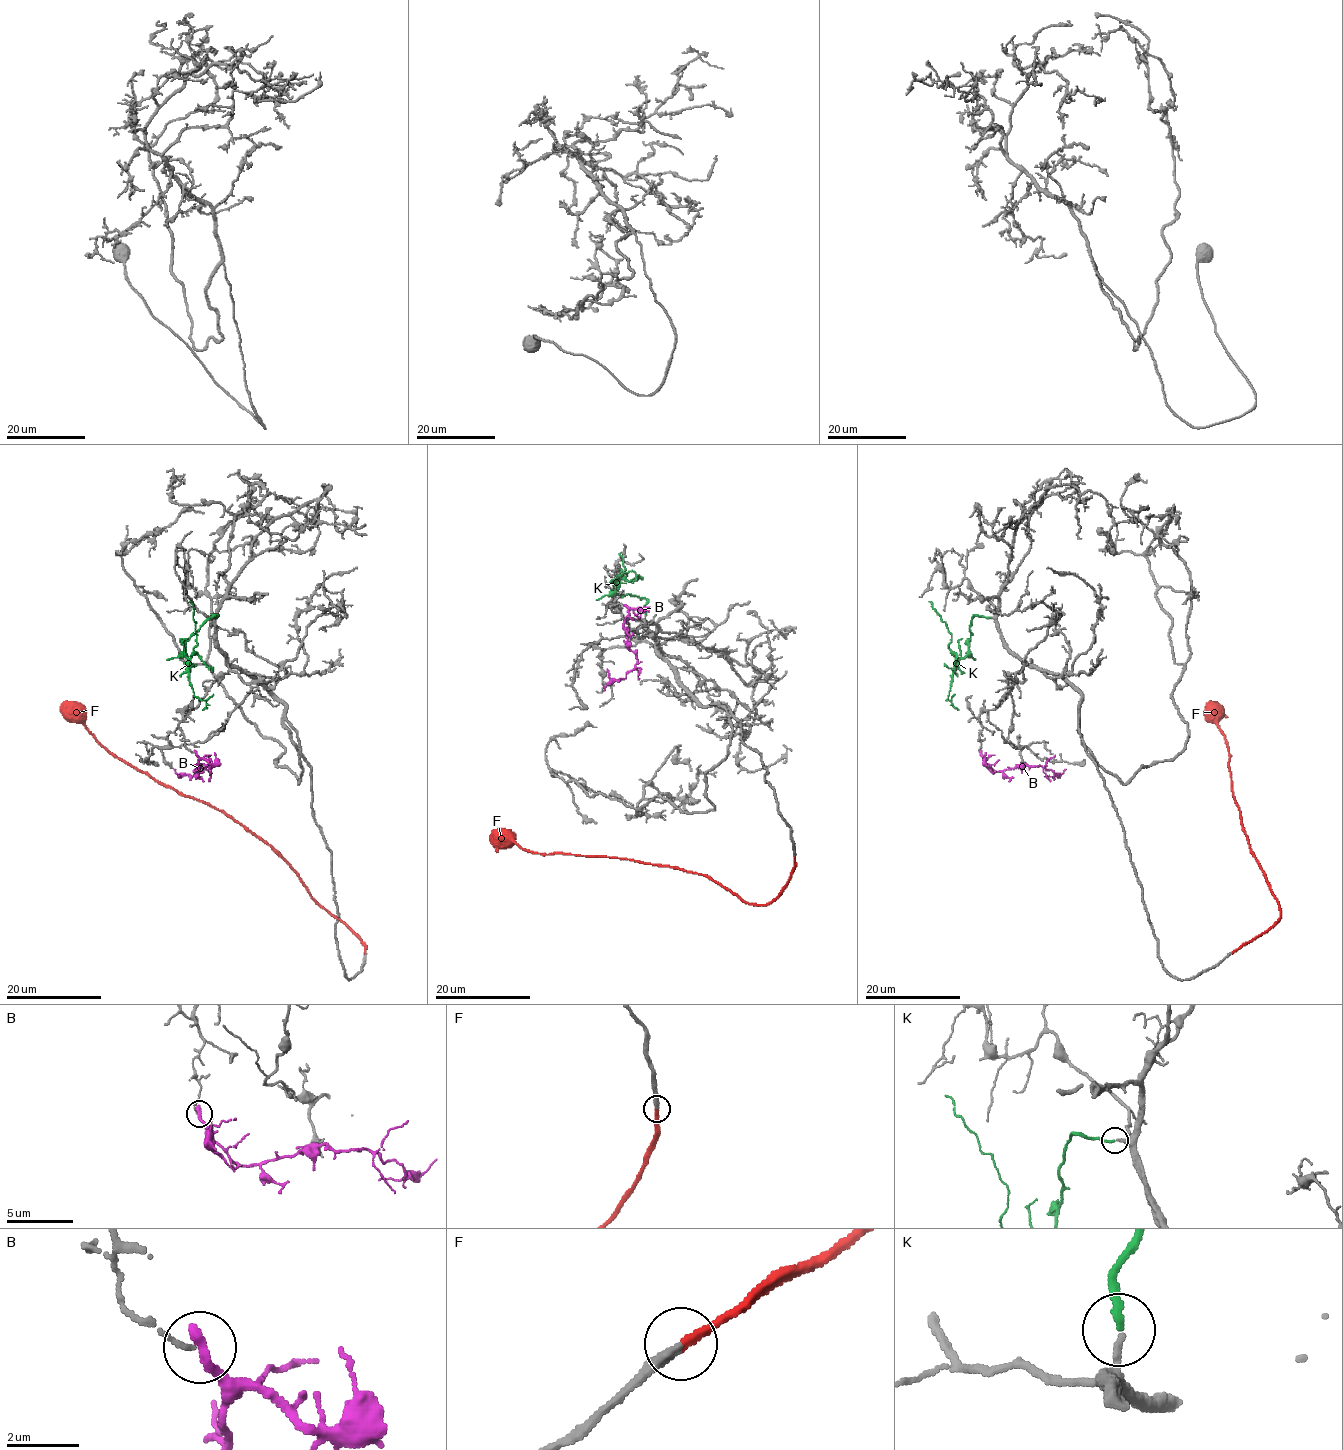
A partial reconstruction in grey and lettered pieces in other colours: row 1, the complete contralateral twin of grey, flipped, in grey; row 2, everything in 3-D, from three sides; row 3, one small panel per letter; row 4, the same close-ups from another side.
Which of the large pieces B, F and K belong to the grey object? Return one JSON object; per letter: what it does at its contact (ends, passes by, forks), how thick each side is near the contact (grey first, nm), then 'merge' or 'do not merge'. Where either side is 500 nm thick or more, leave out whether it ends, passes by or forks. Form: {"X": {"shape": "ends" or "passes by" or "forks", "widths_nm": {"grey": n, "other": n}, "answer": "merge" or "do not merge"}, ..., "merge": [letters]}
{"B": {"shape": "ends", "widths_nm": {"grey": 130, "other": 340}, "answer": "do not merge"}, "F": {"shape": "ends", "widths_nm": {"grey": 280, "other": 260}, "answer": "merge"}, "K": {"shape": "ends", "widths_nm": {"grey": 200, "other": 200}, "answer": "merge"}, "merge": ["F", "K"]}

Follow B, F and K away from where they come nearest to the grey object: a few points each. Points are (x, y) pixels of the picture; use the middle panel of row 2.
B: (625, 606), (628, 615), (623, 621), (623, 629), (638, 663), (621, 679), (612, 680), (603, 690)
F: (795, 857), (782, 891), (750, 904), (697, 873), (528, 852), (493, 835)
K: (645, 614), (645, 598), (615, 592), (623, 573), (627, 573), (626, 576), (619, 553)

